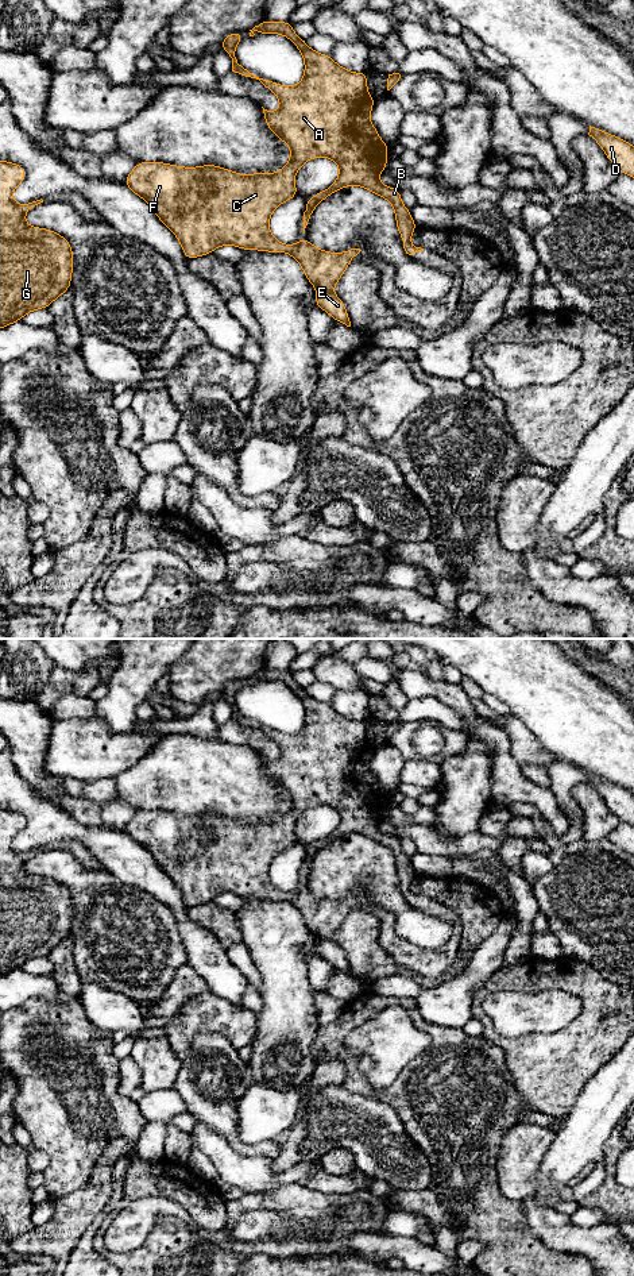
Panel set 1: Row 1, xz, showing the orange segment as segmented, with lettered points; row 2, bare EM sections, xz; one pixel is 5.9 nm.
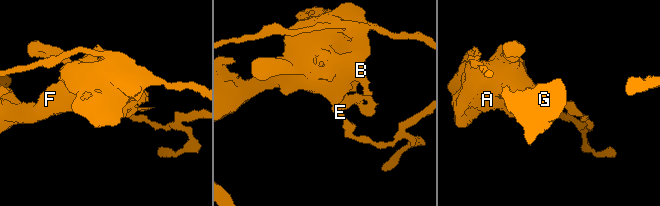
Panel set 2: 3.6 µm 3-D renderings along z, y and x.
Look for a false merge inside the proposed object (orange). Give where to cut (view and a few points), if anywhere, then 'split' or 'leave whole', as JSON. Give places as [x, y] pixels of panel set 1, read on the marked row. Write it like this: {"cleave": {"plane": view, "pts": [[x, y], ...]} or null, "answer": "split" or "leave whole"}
{"cleave": {"plane": "xz", "pts": [[319, 290], [331, 292]]}, "answer": "split"}

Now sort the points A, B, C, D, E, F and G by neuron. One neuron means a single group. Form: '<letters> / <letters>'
A B C F G / D E

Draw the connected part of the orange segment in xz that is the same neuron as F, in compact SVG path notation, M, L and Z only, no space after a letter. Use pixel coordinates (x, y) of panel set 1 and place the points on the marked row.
M263 20L250 31L250 36L254 36L255 31L259 34L285 35L297 46L305 59L302 81L294 86L283 86L247 70L237 62L235 49L244 38L243 32L229 34L221 41L223 50L232 58L232 72L260 82L278 96L281 108L277 112L263 108L263 113L267 127L290 146L289 163L277 173L246 176L216 165L182 167L163 162L138 162L124 180L124 184L152 207L159 220L178 238L188 259L212 254L214 248L225 244L233 244L243 250L286 252L299 262L308 281L318 292L332 292L351 259L360 252L360 248L335 254L316 248L305 238L290 246L277 240L268 230L268 220L274 209L298 194L294 184L298 169L312 158L328 157L339 165L340 174L329 188L316 193L314 197L306 198L304 234L314 208L322 200L345 186L357 185L393 204L397 227L403 239L402 248L407 258L411 259L415 252L424 251L424 248L415 247L410 242L417 225L410 216L409 208L402 204L401 192L379 182L378 174L386 170L388 161L386 153L390 144L380 140L376 128L370 122L375 99L367 90L367 70L352 73L339 66L330 55L313 51L305 39L294 32L289 22Z

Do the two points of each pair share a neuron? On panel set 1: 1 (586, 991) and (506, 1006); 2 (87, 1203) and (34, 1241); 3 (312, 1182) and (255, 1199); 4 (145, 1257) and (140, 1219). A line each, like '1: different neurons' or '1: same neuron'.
1: different neurons
2: same neuron
3: different neurons
4: different neurons

